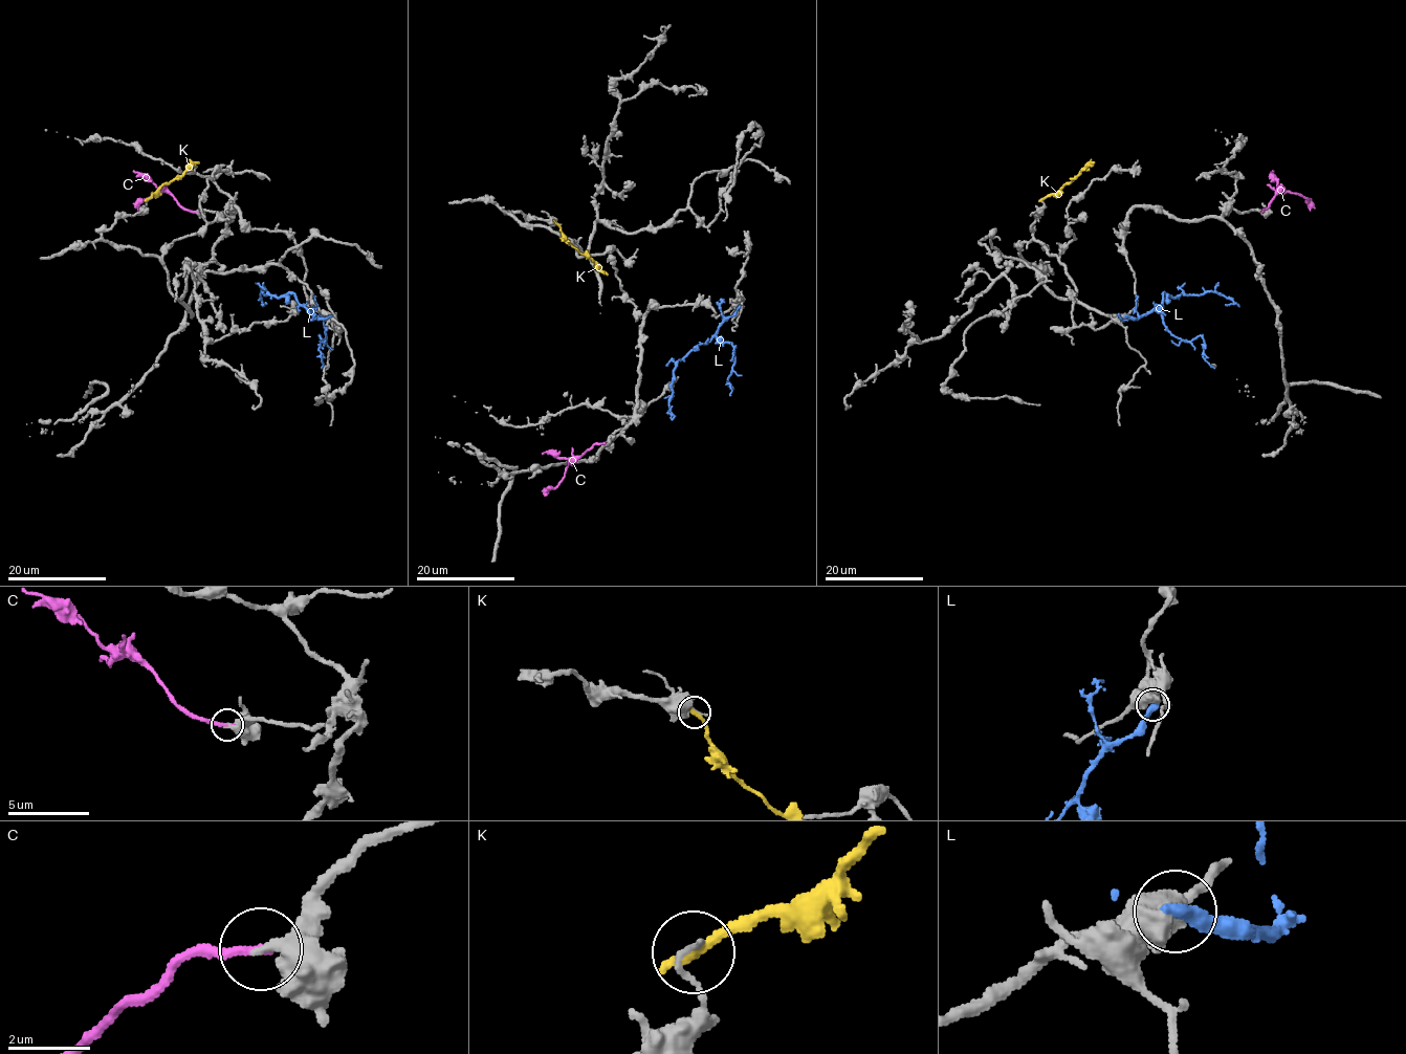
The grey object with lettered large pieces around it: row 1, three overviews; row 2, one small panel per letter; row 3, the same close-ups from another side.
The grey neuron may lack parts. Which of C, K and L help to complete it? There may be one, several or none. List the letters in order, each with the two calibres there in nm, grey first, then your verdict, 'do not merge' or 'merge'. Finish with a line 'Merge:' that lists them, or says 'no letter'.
C: 480 nm thick on the grey side, 240 nm on the other; merge
K: 180 nm thick on the grey side, 320 nm on the other; do not merge
L: 800 nm thick on the grey side, 400 nm on the other; do not merge
Merge: C

